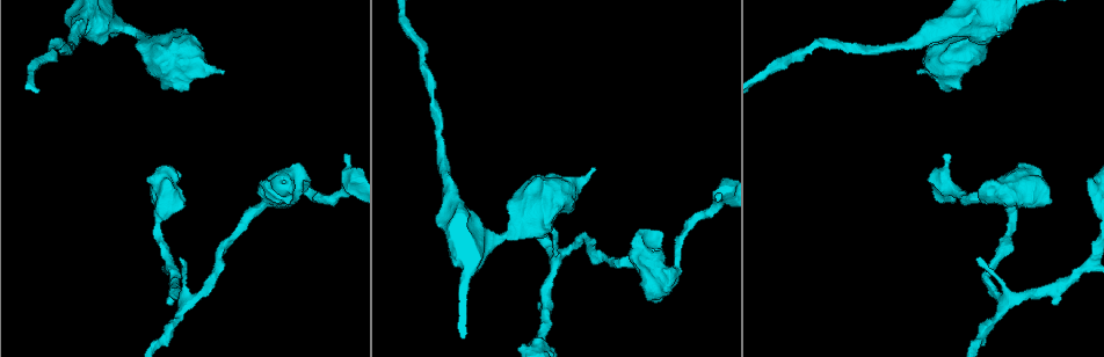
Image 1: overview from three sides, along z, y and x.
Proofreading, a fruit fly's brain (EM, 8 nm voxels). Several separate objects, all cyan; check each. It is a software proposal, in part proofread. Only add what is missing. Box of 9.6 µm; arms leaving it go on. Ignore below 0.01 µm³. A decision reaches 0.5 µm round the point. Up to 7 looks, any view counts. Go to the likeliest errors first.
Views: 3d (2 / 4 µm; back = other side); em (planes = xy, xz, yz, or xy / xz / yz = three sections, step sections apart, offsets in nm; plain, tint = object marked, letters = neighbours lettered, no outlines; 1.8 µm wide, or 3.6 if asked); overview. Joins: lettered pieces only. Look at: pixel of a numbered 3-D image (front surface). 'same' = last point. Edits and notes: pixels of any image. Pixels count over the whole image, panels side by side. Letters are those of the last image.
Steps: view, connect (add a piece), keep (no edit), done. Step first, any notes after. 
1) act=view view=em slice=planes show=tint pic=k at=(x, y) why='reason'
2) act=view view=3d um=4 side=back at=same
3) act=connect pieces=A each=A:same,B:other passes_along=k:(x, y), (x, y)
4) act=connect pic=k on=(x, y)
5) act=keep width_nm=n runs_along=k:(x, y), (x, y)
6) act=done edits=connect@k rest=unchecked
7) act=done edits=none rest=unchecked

act=view view=em slice=planes show=letters pic=1 at=(592, 168) why='thick end'

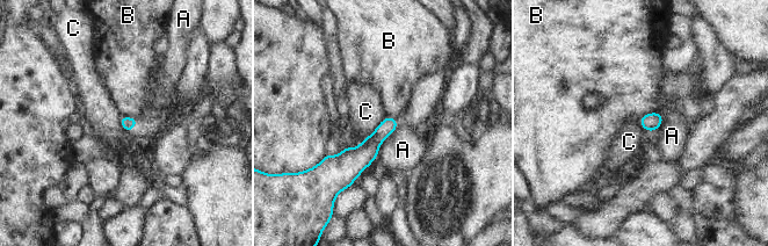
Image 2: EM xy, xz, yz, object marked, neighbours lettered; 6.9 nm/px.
act=keep each=A:other,B:other,C:other border=2:(385, 117), (364, 138) found='none of them fits'

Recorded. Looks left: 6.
act=view view=3d um=2 pic=1 at=(979, 196) why='thick end'

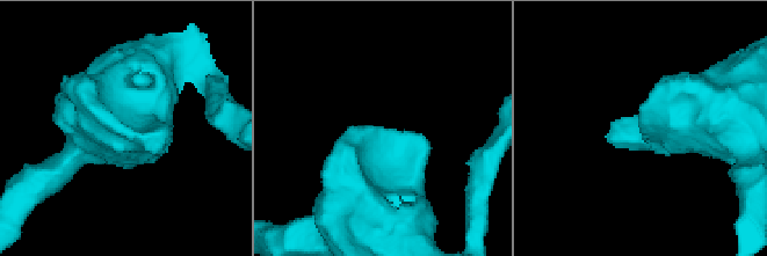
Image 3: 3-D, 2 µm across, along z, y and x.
act=view view=em um=3.6 slice=planes show=plain pic=3 at=(642, 137)

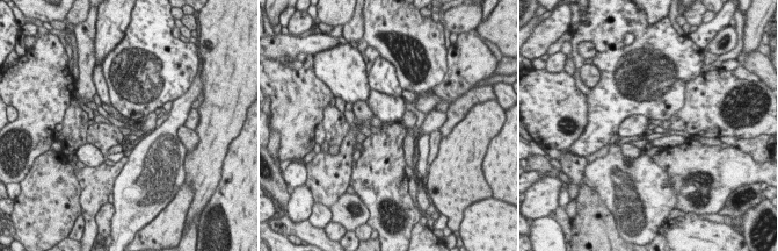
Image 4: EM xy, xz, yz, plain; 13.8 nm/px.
act=view view=em um=3.6 slice=planes show=letters at=same

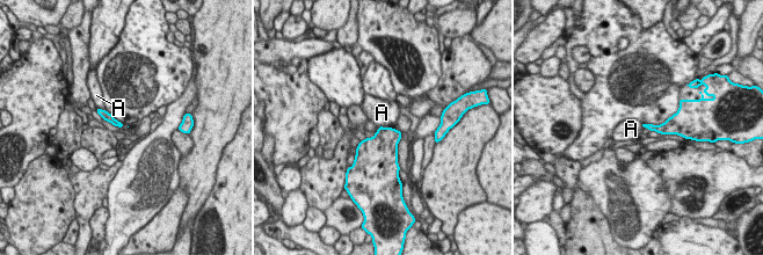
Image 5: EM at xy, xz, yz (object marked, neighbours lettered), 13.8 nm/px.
act=keep each=A:other border=5:(378, 125), (387, 126) found='none of them fits'

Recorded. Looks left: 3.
act=view view=em slice=planes show=letters pic=1 at=(345, 153) why='free end'

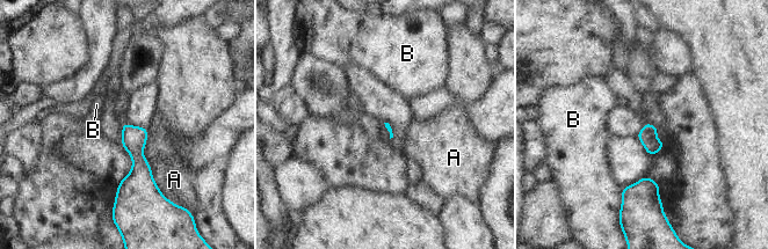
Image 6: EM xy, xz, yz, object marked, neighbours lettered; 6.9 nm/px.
act=keep each=A:other,B:other runs_along=6:(145, 131), (137, 175), (120, 192) found='none of them fits'

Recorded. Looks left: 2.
act=done edits=none rest=unchecked

